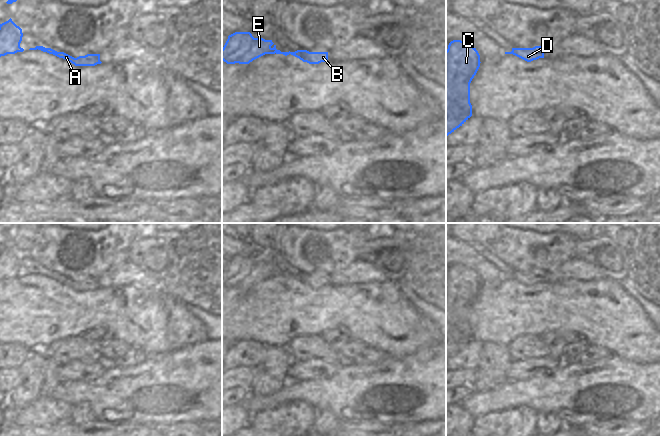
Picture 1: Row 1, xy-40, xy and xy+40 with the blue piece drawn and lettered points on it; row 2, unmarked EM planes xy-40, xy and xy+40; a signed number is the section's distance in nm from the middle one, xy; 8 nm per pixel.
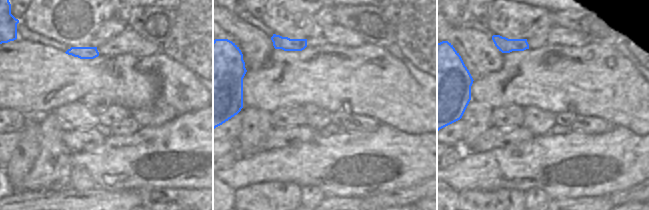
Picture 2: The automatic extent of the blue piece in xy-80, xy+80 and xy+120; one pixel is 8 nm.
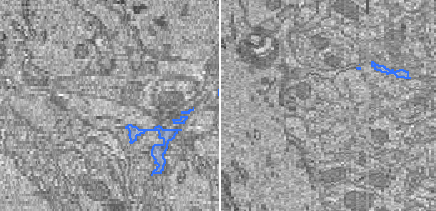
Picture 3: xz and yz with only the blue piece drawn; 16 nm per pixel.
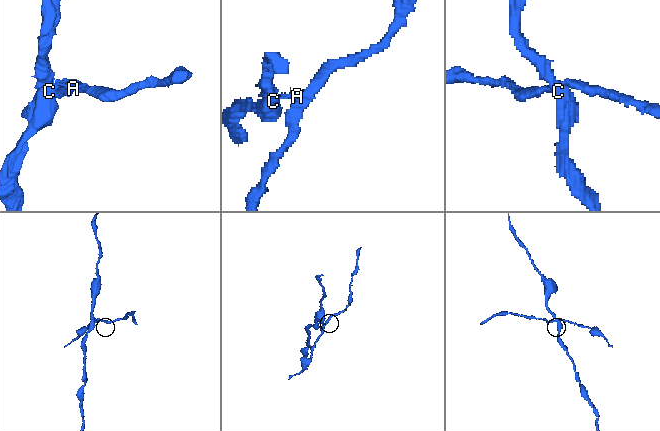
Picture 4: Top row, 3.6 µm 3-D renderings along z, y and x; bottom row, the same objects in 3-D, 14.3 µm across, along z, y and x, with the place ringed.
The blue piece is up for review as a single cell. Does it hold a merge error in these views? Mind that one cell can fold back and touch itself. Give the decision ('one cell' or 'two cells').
two cells

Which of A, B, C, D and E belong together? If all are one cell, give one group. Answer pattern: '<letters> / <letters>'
A B D / C E

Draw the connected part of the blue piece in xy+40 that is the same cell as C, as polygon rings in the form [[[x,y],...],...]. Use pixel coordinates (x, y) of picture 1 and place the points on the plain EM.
[[[453,264],[446,274],[446,361],[472,340],[470,307],[480,291],[476,272]]]

